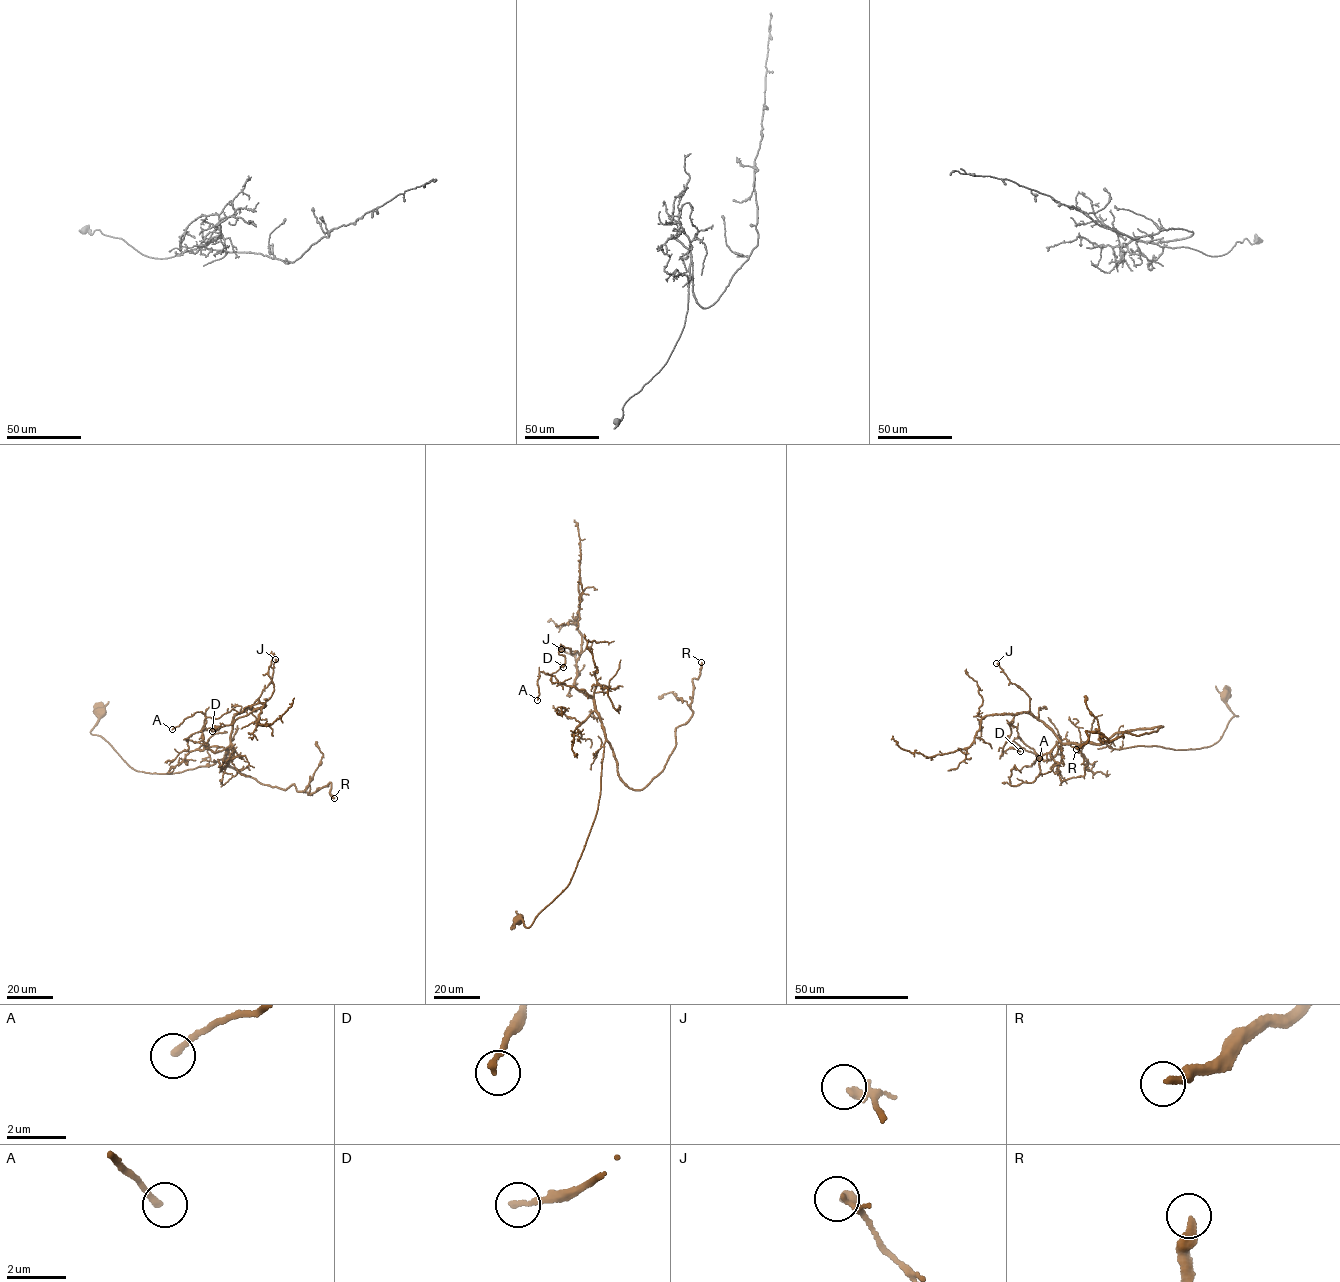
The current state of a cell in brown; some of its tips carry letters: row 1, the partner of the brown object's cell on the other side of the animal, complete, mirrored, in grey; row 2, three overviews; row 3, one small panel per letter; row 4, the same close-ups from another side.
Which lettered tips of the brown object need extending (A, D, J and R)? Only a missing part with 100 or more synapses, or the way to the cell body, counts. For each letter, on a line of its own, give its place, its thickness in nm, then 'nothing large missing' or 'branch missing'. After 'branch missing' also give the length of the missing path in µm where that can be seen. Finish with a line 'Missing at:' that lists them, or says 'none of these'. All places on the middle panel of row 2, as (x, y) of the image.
A: place (537, 700); calibre 200 nm; nothing large missing
D: place (563, 667); calibre 170 nm; nothing large missing
J: place (561, 649); calibre 200 nm; nothing large missing
R: place (701, 662); calibre 240 nm; branch missing; missing 250 µm
Missing at: R

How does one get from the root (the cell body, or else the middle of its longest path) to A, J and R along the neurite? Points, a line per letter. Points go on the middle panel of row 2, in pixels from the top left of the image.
A: (518, 920), (528, 927), (569, 883), (597, 812), (605, 741), (584, 690), (540, 671), (537, 700)
J: (518, 920), (528, 927), (569, 883), (598, 807), (604, 727), (593, 699), (575, 686), (575, 656), (561, 649)
R: (518, 920), (528, 927), (569, 883), (597, 812), (604, 742), (624, 783), (646, 786), (691, 716), (701, 662)

